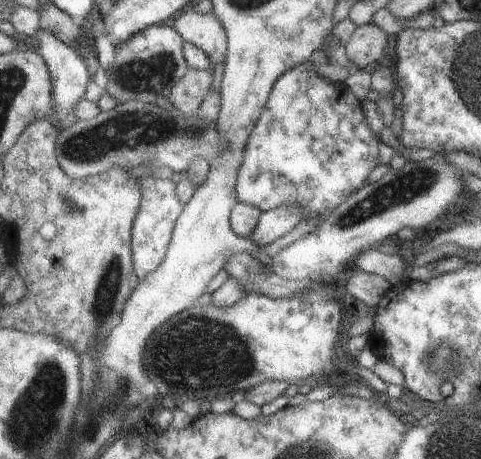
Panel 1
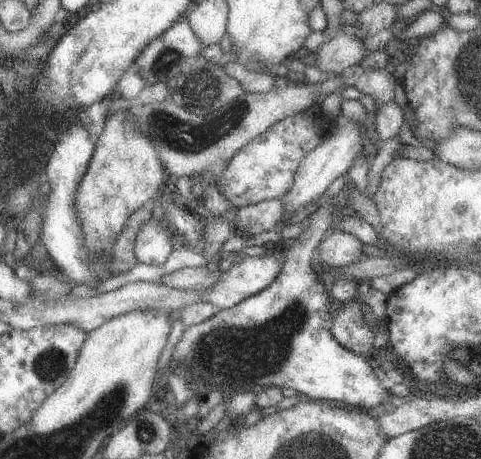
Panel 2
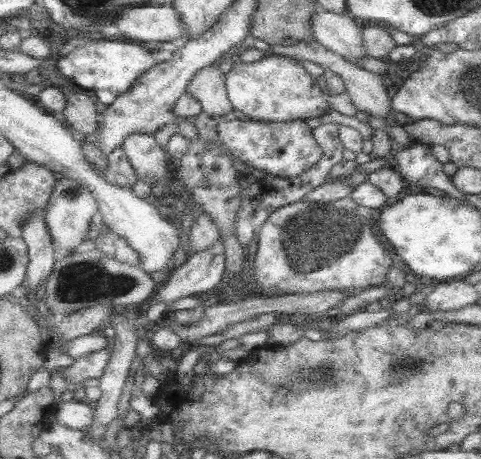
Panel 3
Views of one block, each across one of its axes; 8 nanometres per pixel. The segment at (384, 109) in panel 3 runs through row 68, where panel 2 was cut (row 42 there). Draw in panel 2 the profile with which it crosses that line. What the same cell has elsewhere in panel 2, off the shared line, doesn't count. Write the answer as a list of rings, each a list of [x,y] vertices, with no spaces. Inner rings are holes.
[[[339,34],[337,38],[323,42],[317,52],[317,70],[323,72],[335,72],[335,76],[339,72],[345,72],[351,66],[361,64],[361,60],[365,60],[365,56],[369,54],[369,50],[365,50],[361,36],[347,36],[347,34]]]

